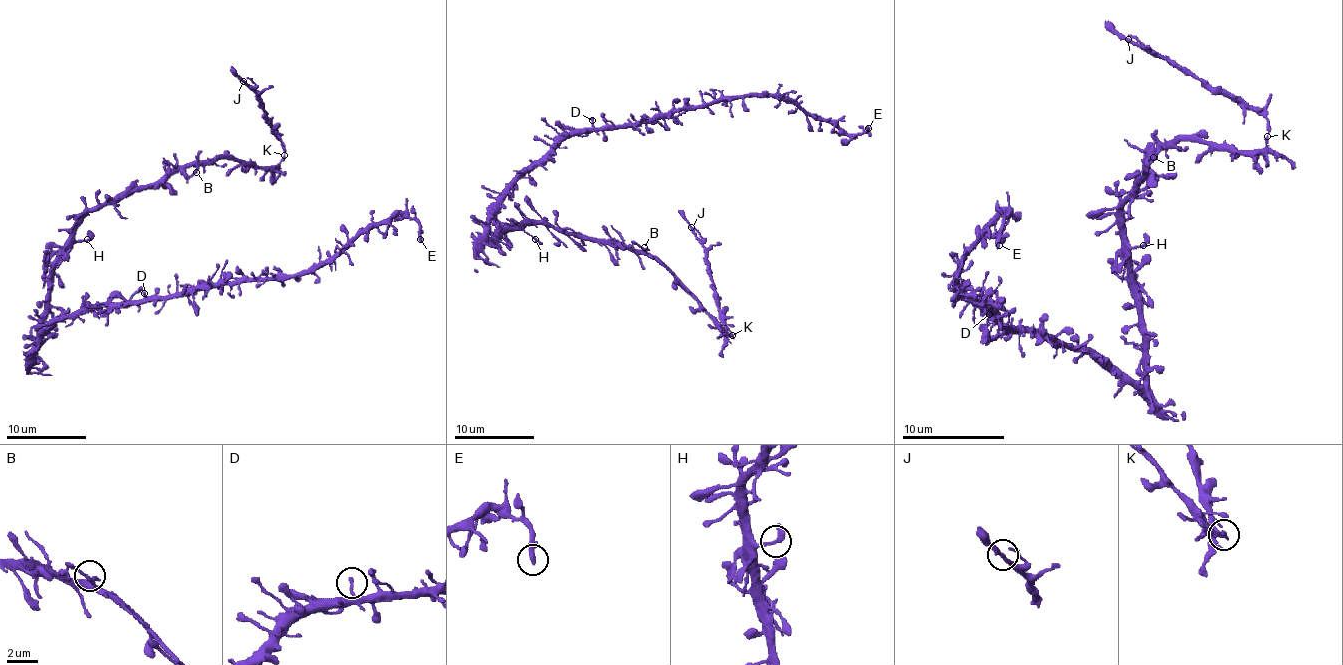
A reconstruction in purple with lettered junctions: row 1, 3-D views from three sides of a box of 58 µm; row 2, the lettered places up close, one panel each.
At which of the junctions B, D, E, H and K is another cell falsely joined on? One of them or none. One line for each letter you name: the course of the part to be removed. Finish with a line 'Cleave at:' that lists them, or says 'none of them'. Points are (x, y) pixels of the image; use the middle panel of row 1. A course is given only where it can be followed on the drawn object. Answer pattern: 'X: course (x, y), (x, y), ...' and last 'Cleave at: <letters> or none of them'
K: course (731, 335), (725, 331), (725, 317), (717, 307), (717, 293), (711, 281), (705, 247), (679, 210)
Cleave at: K

